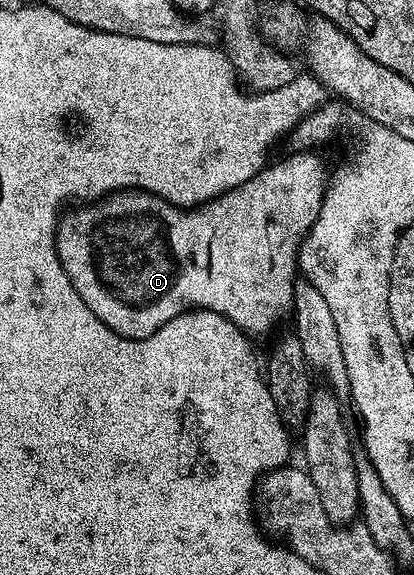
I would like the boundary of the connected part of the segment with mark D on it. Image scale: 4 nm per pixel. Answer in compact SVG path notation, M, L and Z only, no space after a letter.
M296 153L298 154L292 155L291 158L282 158L279 162L271 161L259 174L252 176L244 184L197 208L183 209L174 206L171 202L165 202L164 199L144 190L120 190L117 194L107 194L96 202L67 209L58 223L58 259L72 288L76 288L80 300L84 300L88 308L92 308L92 312L105 324L106 329L114 330L121 338L152 338L154 332L160 330L164 324L177 322L180 314L195 308L212 314L222 314L228 322L239 326L247 336L268 333L285 314L287 317L294 309L294 284L299 273L298 250L306 234L316 223L328 185L328 171L326 172L326 166L318 155L320 153Z

